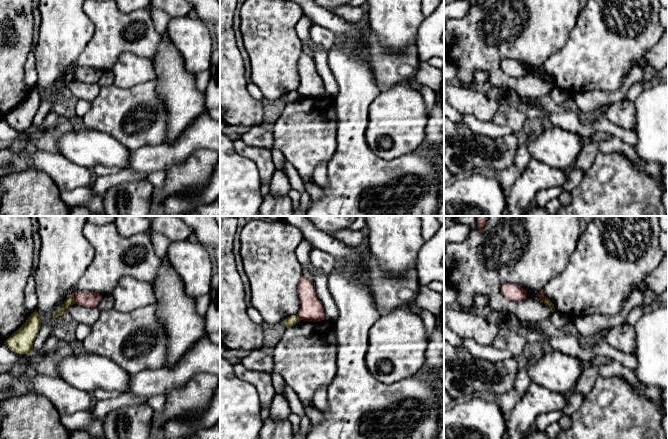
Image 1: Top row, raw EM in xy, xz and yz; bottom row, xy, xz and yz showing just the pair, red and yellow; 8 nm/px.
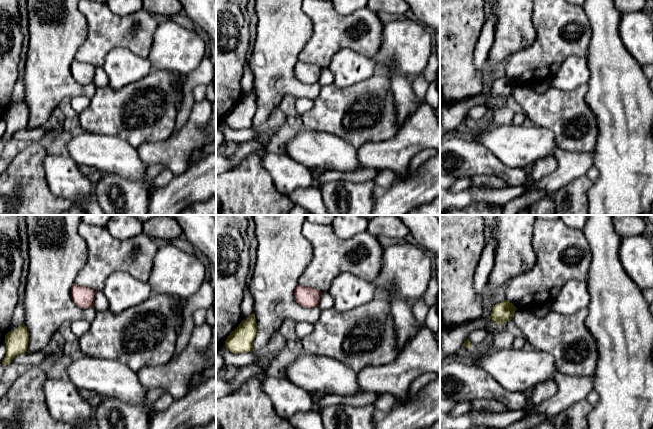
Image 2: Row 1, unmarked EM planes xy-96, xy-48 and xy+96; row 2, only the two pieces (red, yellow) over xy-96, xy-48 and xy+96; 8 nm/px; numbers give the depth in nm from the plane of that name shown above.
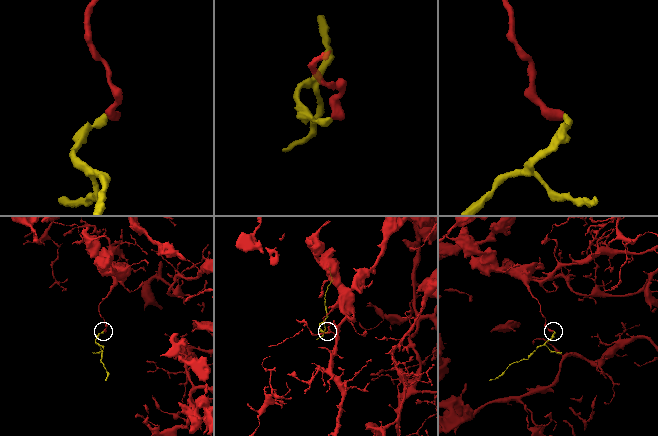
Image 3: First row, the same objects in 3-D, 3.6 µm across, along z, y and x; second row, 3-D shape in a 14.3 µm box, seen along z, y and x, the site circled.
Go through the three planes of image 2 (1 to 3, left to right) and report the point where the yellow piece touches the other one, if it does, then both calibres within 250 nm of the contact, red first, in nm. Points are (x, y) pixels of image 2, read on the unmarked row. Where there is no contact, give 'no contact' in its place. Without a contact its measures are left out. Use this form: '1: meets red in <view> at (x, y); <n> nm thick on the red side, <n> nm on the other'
1: no contact
2: no contact
3: no contact

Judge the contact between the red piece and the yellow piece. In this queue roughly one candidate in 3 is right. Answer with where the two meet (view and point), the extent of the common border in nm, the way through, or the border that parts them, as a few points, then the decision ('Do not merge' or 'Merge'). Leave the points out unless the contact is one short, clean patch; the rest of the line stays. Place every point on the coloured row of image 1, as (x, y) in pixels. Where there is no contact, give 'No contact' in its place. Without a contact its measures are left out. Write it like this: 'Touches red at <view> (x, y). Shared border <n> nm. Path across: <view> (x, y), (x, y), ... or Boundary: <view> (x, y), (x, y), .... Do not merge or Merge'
Touches red at xy (74, 299). Shared border 80 nm. Boundary: xy (72, 295), (75, 303). Do not merge

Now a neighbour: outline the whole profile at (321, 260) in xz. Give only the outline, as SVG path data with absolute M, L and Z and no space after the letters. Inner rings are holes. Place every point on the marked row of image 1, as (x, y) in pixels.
M313 248L310 252L309 259L313 267L321 271L327 277L335 269L334 257L331 254L320 249Z

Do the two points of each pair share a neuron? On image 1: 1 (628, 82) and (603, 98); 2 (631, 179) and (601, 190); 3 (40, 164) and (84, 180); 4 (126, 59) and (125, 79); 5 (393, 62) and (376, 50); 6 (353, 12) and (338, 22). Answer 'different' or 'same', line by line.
1: same
2: same
3: same
4: same
5: same
6: different

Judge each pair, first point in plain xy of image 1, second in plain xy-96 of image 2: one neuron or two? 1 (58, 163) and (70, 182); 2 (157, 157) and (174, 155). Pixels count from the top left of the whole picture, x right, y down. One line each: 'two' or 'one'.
1: one
2: one

